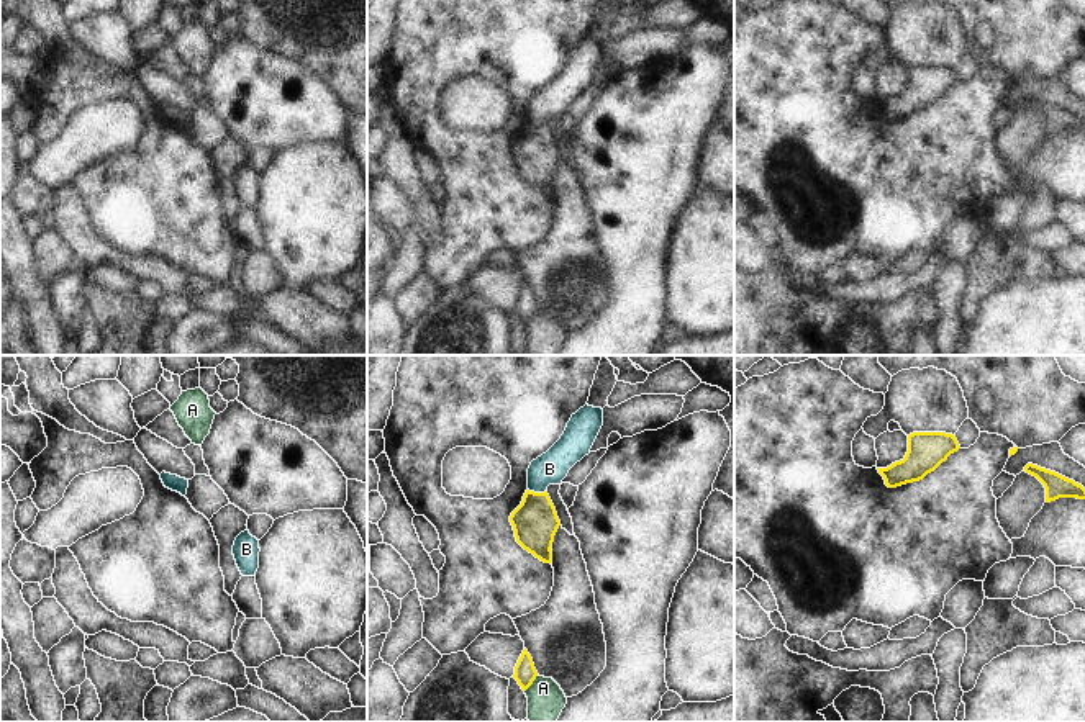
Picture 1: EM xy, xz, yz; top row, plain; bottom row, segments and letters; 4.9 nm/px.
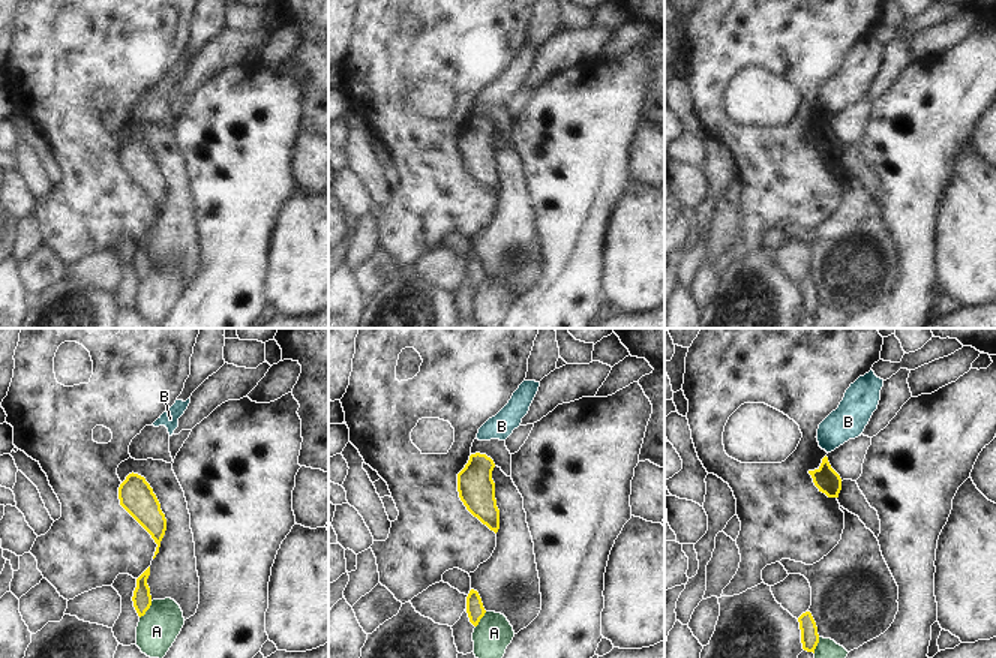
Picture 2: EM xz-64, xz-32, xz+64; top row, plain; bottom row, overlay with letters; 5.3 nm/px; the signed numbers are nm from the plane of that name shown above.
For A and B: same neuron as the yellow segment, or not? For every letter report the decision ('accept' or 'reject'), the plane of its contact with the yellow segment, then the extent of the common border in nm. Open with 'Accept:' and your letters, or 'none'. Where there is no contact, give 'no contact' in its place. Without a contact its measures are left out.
Accept: B
A: reject; contact in xz; length 110 nm
B: accept; contact in xz; length 90 nm

